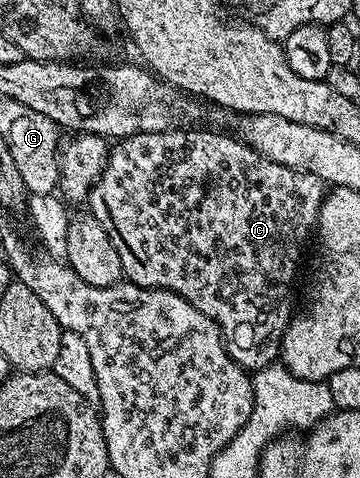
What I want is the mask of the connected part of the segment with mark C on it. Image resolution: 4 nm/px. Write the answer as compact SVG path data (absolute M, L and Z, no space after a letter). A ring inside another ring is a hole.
M198 128L169 129L163 133L134 133L130 137L121 138L115 144L118 146L109 150L102 174L90 188L88 209L96 219L100 219L100 223L104 223L104 231L108 231L113 245L116 246L116 252L120 255L123 274L133 285L145 289L171 289L173 293L192 303L192 307L204 311L204 315L211 317L222 328L230 358L247 371L257 371L279 360L282 336L296 309L294 276L298 273L298 256L302 253L302 244L309 237L311 240L315 232L324 196L324 183L316 175L308 175L292 167L272 163L272 159L261 157L237 136L229 137L226 133L213 133L210 129Z

